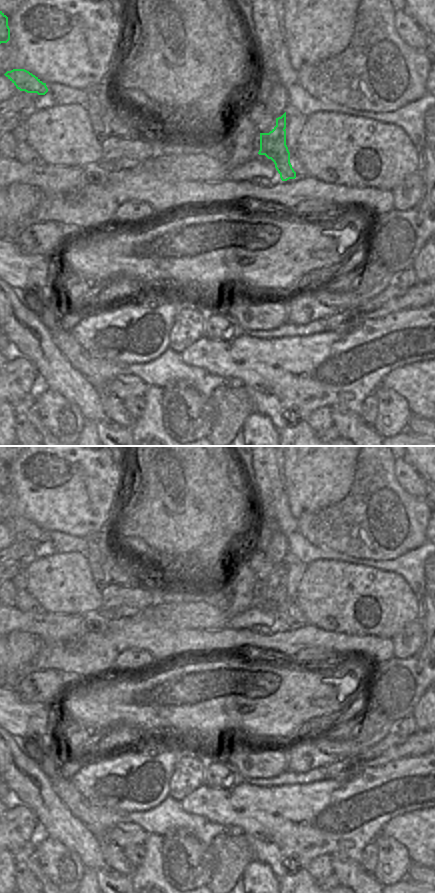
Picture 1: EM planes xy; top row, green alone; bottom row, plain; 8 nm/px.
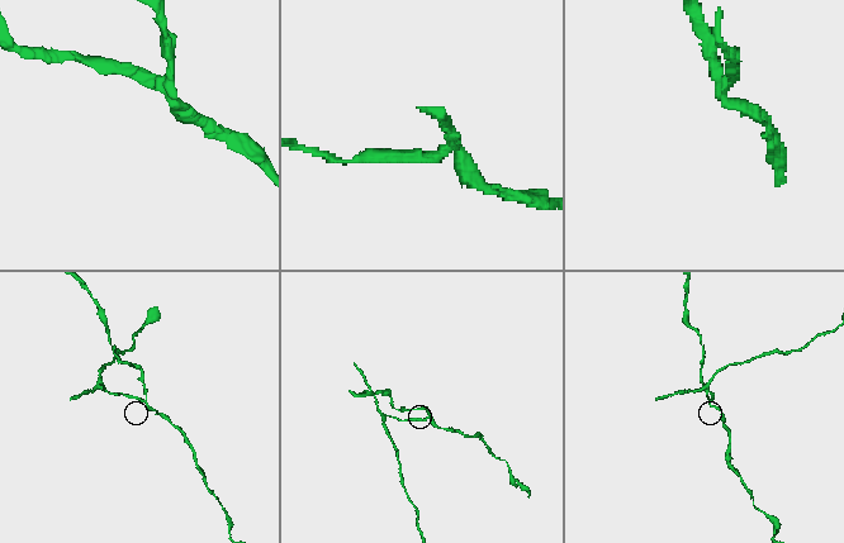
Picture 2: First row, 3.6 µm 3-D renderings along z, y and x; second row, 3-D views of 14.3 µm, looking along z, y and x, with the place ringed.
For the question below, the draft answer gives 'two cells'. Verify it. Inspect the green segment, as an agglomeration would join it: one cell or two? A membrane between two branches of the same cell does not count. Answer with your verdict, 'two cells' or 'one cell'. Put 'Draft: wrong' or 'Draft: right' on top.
Draft: right
two cells

